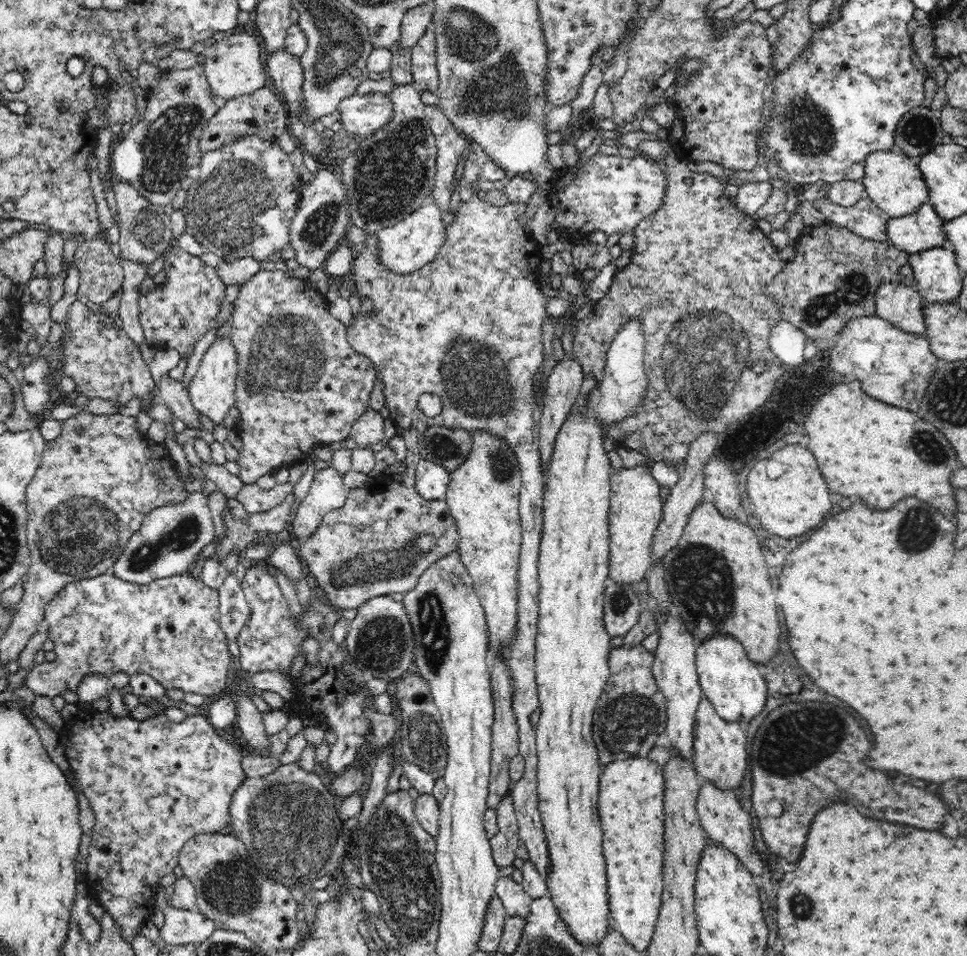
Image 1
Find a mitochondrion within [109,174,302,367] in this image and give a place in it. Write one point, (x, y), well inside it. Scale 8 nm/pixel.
(146, 229)

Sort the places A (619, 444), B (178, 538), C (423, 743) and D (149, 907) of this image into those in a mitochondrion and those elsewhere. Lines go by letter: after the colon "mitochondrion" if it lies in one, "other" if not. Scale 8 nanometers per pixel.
A: other
B: mitochondrion
C: mitochondrion
D: other

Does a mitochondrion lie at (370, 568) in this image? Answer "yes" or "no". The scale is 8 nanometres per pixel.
yes

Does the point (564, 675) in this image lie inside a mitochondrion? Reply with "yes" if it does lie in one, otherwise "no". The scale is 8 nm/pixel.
no

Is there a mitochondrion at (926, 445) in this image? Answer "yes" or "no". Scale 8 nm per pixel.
yes

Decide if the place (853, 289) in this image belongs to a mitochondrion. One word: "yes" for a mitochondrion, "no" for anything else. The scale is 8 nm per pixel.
yes

